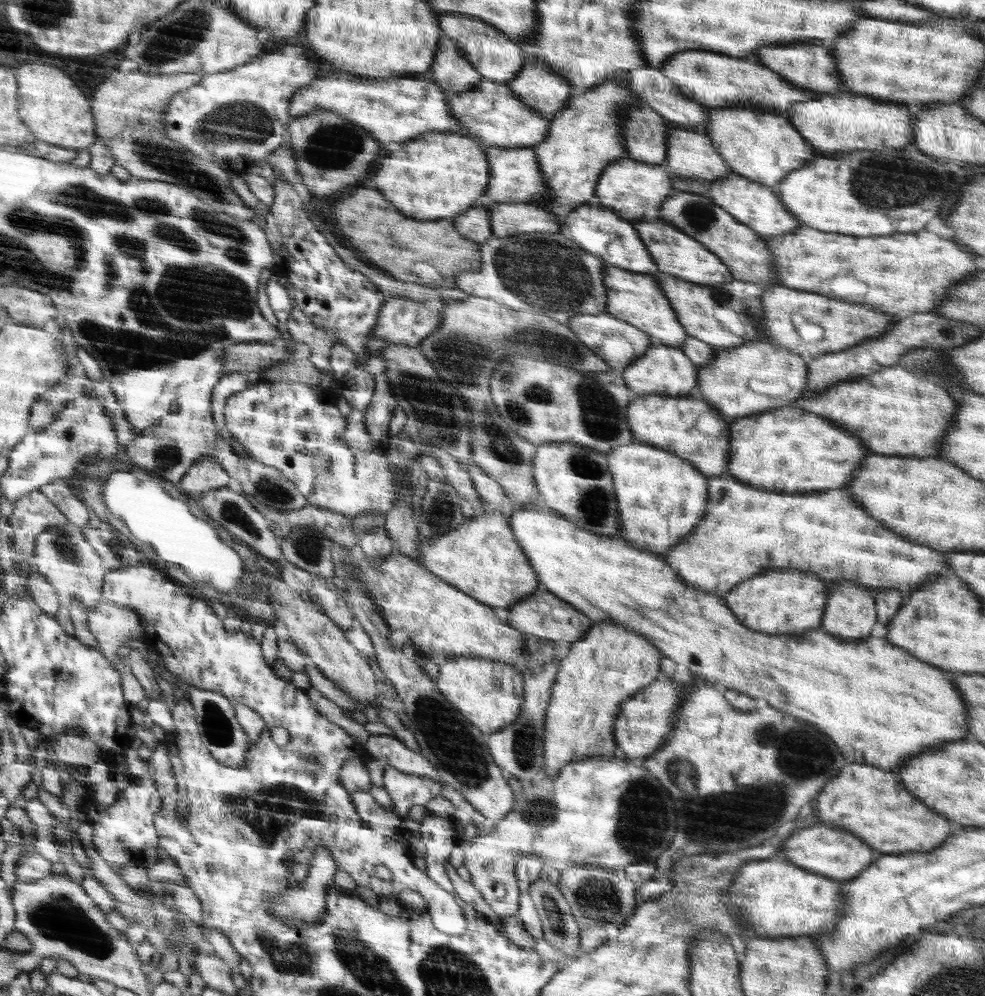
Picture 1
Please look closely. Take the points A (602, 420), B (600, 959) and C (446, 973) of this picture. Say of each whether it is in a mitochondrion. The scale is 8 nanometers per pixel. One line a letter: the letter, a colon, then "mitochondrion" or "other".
A: mitochondrion
B: other
C: mitochondrion

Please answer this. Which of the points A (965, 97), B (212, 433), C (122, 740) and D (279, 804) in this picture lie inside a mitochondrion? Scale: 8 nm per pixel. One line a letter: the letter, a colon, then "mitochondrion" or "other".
A: other
B: other
C: other
D: mitochondrion

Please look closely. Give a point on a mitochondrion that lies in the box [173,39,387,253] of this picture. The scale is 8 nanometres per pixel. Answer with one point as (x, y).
(241, 120)

